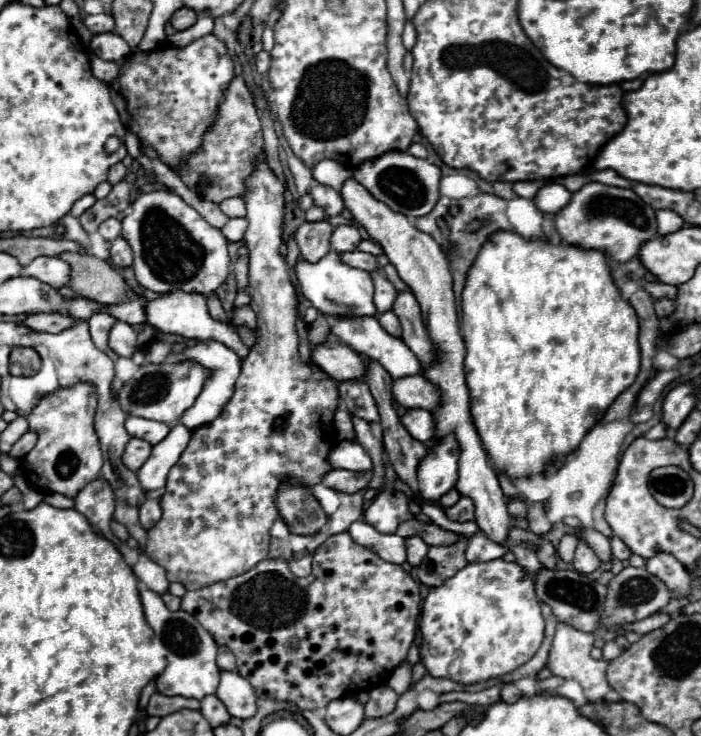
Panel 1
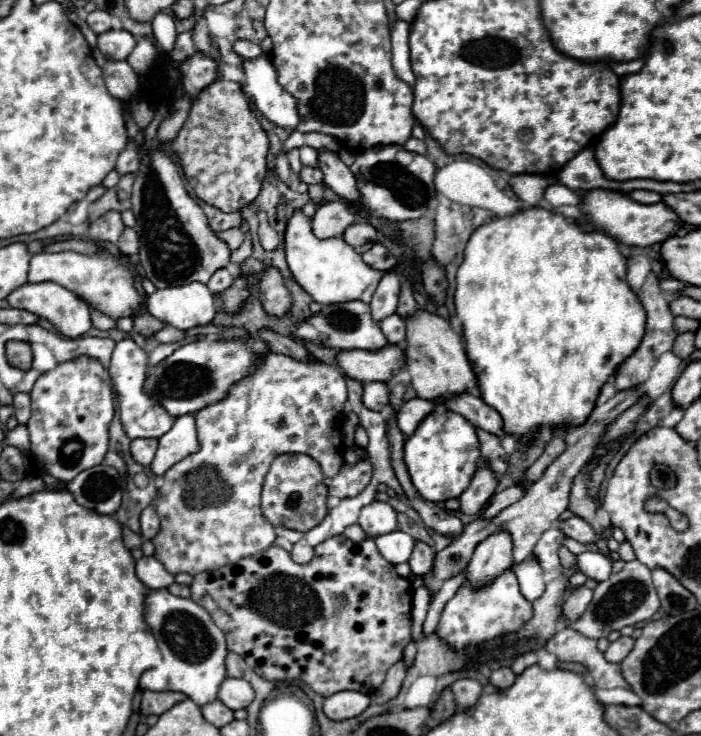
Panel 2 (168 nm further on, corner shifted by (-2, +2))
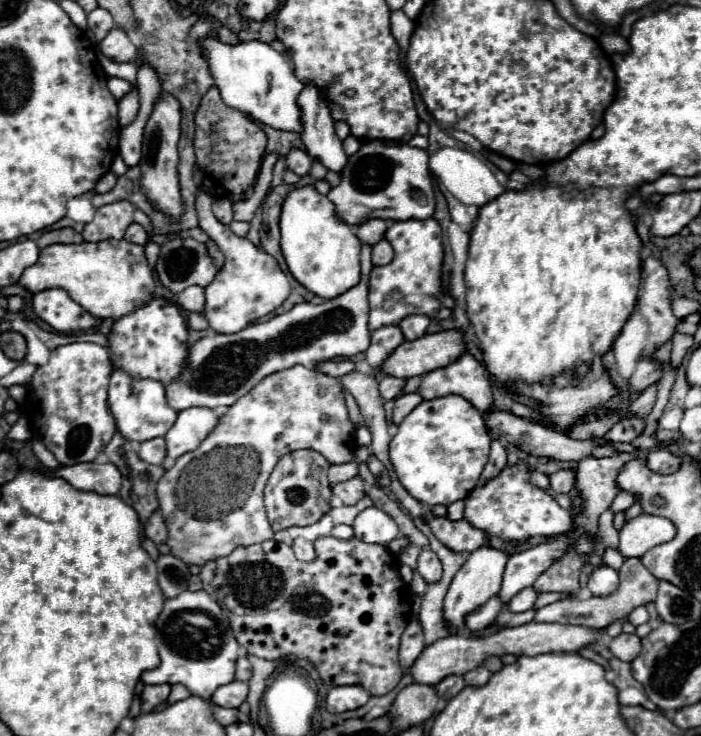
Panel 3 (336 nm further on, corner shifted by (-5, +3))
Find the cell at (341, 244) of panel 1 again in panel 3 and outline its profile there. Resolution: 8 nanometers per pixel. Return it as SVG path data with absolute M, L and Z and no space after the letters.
M370 219L362 225L358 225L358 229L356 229L356 237L368 245L376 245L384 237L384 233L386 233L386 221L384 219Z

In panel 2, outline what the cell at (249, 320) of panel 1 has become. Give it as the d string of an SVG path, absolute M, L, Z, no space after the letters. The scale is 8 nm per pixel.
M261 330L259 336L261 336L265 342L269 342L269 346L271 346L273 352L291 356L291 358L301 360L301 362L311 362L311 360L315 360L315 358L311 356L311 352L309 352L305 346L293 342L291 338L283 336L283 334L275 334L275 332L271 332L271 330Z

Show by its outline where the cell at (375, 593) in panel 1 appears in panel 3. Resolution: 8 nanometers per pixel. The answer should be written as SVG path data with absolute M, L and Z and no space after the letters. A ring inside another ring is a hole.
M322 537L314 543L316 547L316 559L306 563L306 561L298 561L294 557L292 547L288 547L286 543L278 543L274 539L258 543L254 547L238 547L238 551L232 551L226 559L214 559L210 563L206 563L200 569L200 579L202 579L202 589L216 599L220 605L226 607L226 617L230 621L230 627L234 631L236 641L248 651L248 655L260 657L260 659L268 659L268 661L276 661L288 655L296 655L300 659L308 659L316 671L320 673L320 679L324 681L324 685L328 687L340 687L340 685L360 685L364 687L370 695L386 695L390 693L402 679L402 669L398 665L398 647L400 647L400 637L408 625L410 619L410 595L412 591L408 591L408 585L402 581L400 573L398 573L398 559L394 561L394 555L388 551L388 547L384 545L376 545L376 543L364 543L356 537L344 541L344 539L336 539L336 537ZM394 563L396 563L396 607L394 607Z

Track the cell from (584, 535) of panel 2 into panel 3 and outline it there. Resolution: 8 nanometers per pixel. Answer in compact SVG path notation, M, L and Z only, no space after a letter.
M518 463L514 467L504 467L502 473L488 481L484 487L476 487L466 497L466 515L474 527L488 531L492 535L498 535L502 539L522 541L530 537L554 537L564 535L566 531L574 529L574 519L570 511L564 511L552 495L548 495L544 489L538 489L528 483L528 467L524 463Z

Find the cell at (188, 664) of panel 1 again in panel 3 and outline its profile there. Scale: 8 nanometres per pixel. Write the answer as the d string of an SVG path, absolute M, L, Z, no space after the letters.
M184 591L174 599L166 599L156 627L170 651L160 653L160 667L142 673L140 679L144 685L180 683L192 695L210 701L218 687L234 681L234 663L240 655L240 647L230 631L224 611L214 603L214 599L210 599L210 595L206 595L206 591Z

